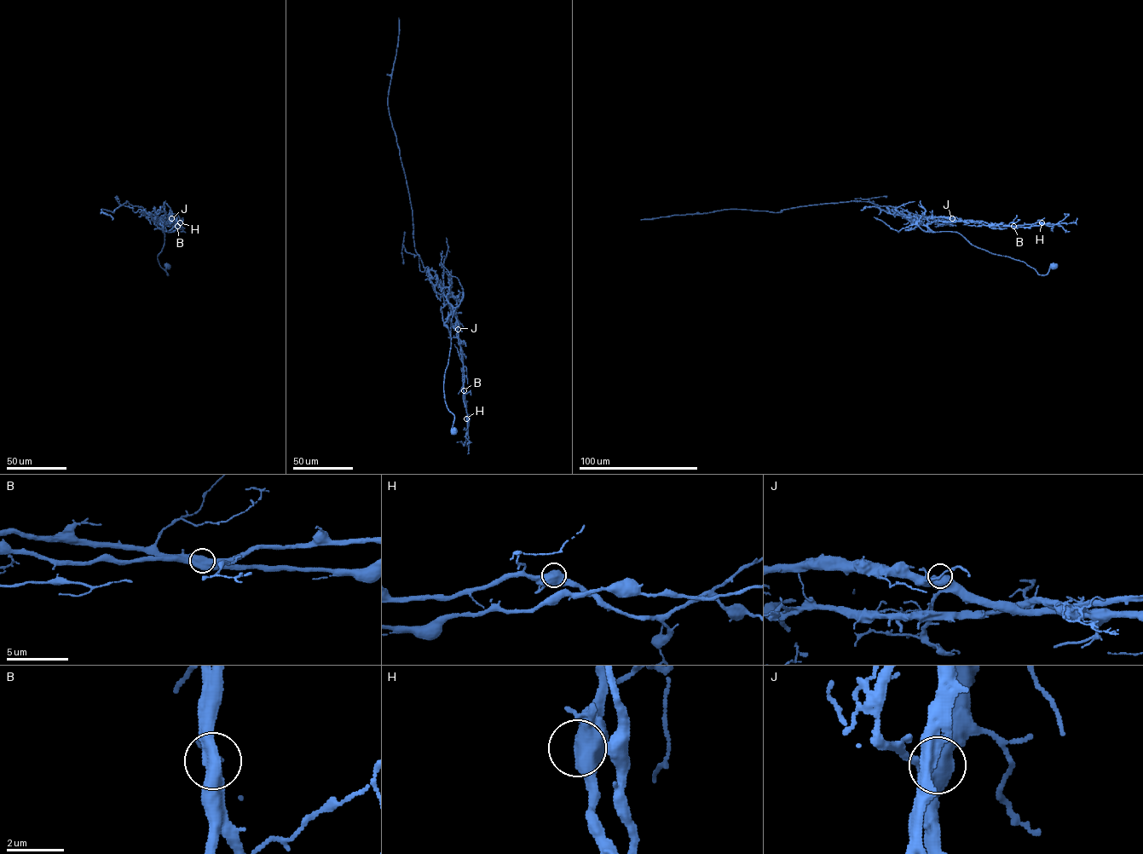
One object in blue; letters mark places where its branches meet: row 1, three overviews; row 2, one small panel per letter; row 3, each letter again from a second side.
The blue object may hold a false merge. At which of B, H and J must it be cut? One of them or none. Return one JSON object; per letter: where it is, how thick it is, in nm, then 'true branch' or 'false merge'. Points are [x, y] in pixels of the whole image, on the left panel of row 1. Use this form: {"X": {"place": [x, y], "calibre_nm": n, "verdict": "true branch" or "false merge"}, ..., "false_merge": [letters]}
{"B": {"place": [177, 226], "calibre_nm": 650, "verdict": "false merge"}, "H": {"place": [180, 222], "calibre_nm": 650, "verdict": "true branch"}, "J": {"place": [171, 218], "calibre_nm": 650, "verdict": "true branch"}, "false_merge": ["B"]}

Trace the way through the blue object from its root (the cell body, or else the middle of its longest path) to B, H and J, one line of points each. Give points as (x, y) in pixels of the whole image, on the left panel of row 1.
B: (167, 265), (168, 275), (157, 259), (164, 244), (164, 231), (167, 232), (164, 224), (175, 221), (177, 226)
H: (167, 265), (168, 275), (157, 259), (167, 232), (164, 224), (175, 221), (177, 226), (180, 222)
J: (167, 265), (168, 275), (160, 266), (157, 256), (164, 244), (164, 231), (167, 232), (164, 223), (171, 218)

